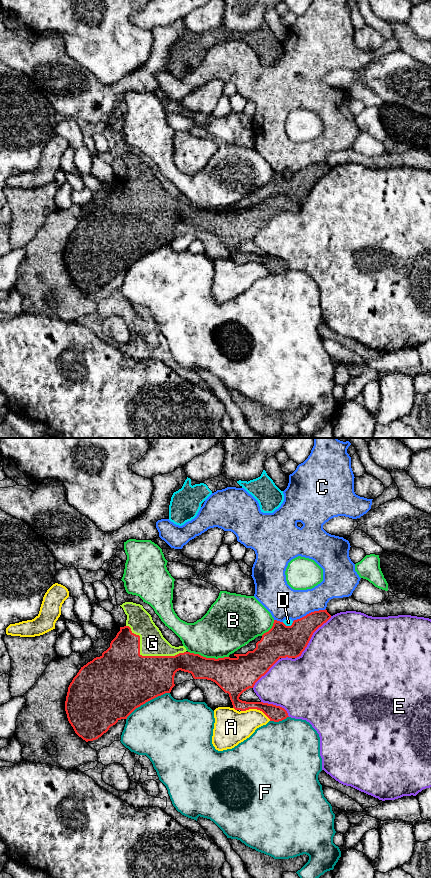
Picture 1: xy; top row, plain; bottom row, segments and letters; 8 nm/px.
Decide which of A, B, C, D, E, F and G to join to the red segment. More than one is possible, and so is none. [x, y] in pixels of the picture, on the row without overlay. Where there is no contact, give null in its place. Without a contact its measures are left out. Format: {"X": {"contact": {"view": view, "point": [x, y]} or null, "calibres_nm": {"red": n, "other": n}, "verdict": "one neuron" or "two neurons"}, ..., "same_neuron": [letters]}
{"A": {"contact": {"view": "xy", "point": [256, 260]}, "calibres_nm": {"red": 170, "other": 280}, "verdict": "two neurons"}, "B": {"contact": {"view": "xy", "point": [208, 210]}, "calibres_nm": {"red": 280, "other": 380}, "verdict": "two neurons"}, "C": {"contact": {"view": "xy", "point": [309, 165]}, "calibres_nm": {"red": 220, "other": 260}, "verdict": "two neurons"}, "D": {"contact": {"view": "xy", "point": [288, 178]}, "calibres_nm": {"red": 260, "other": 60}, "verdict": "two neurons"}, "E": {"contact": {"view": "xy", "point": [311, 188]}, "calibres_nm": {"red": 260, "other": 500}, "verdict": "two neurons"}, "F": {"contact": {"view": "xy", "point": [147, 253]}, "calibres_nm": {"red": 480, "other": 500}, "verdict": "two neurons"}, "G": {"contact": {"view": "xy", "point": [147, 208]}, "calibres_nm": {"red": 460, "other": 200}, "verdict": "one neuron"}, "same_neuron": ["G"]}

